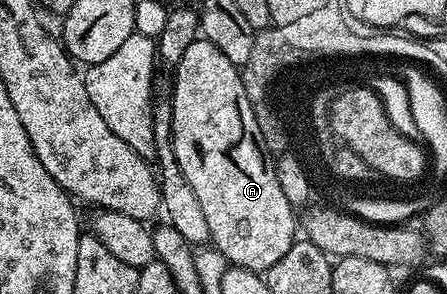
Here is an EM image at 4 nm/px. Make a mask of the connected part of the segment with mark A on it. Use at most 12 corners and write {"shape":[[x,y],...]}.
{"shape":[[174,66],[173,151],[211,244],[263,274],[298,217],[240,69]]}

